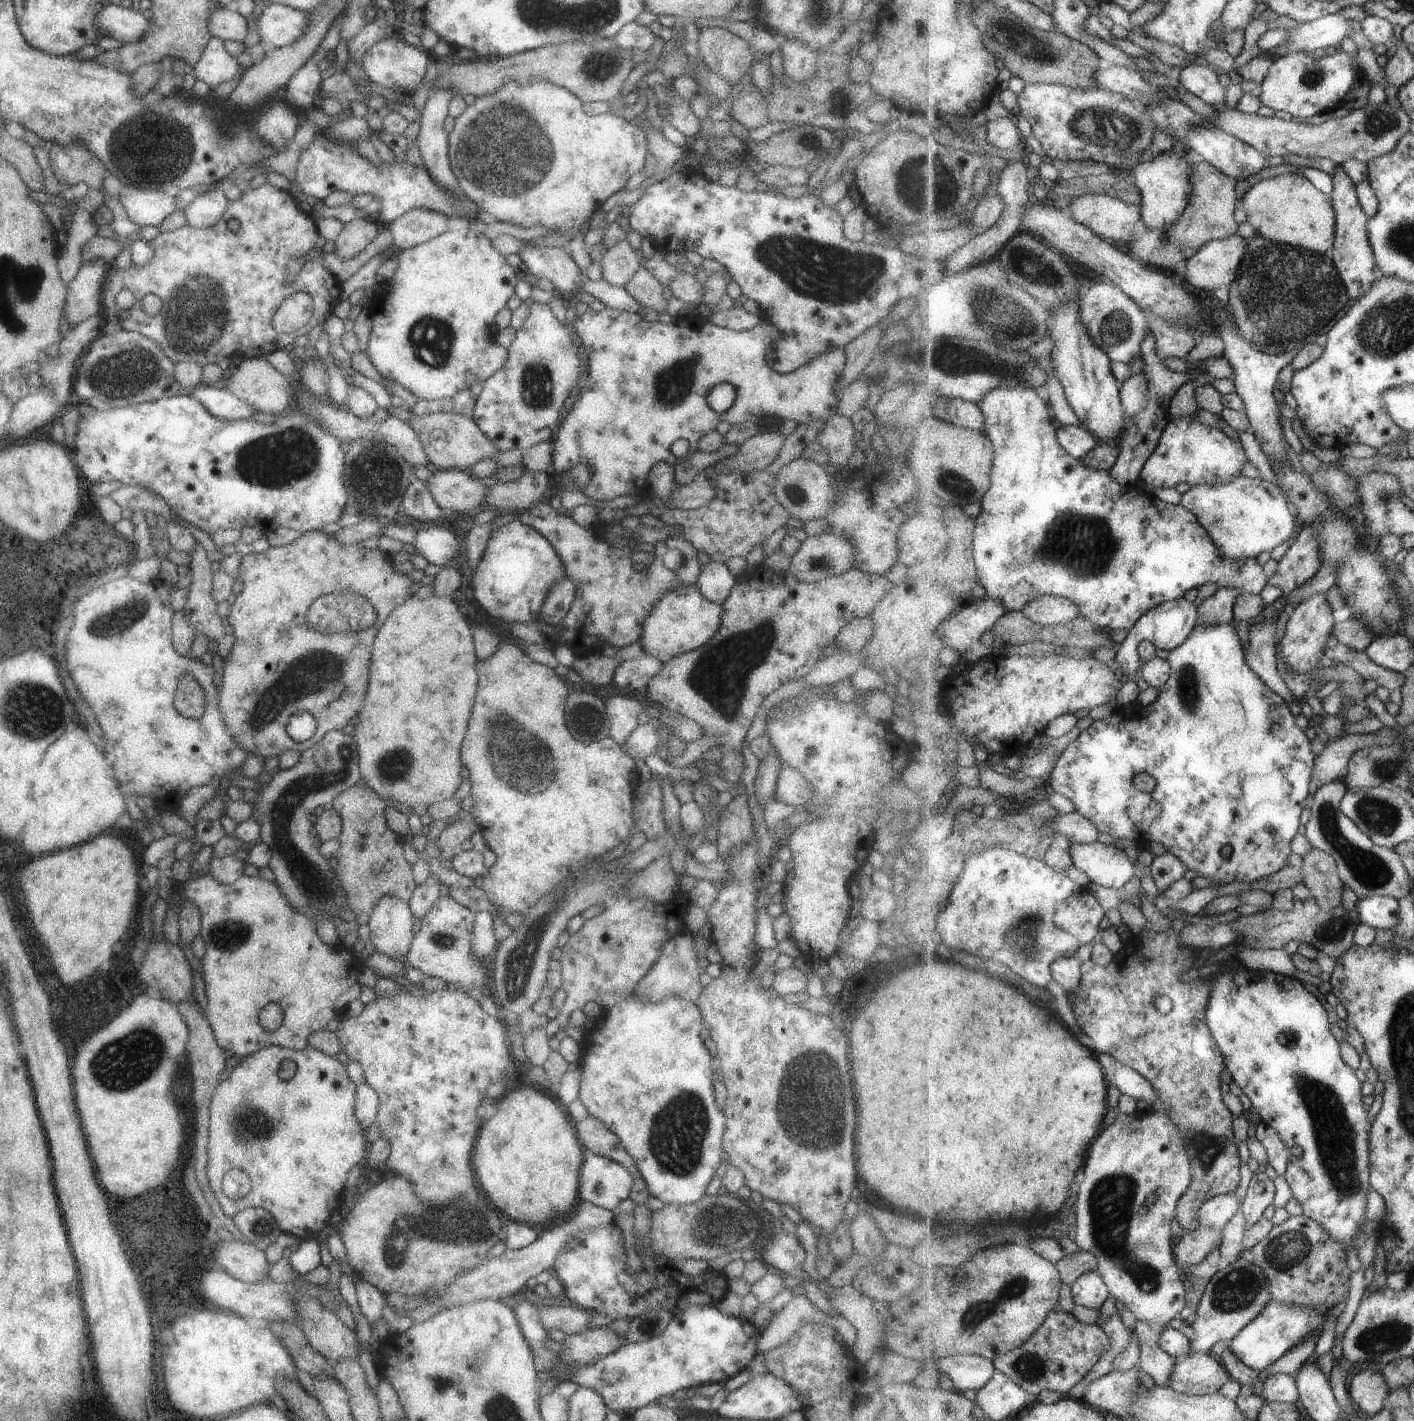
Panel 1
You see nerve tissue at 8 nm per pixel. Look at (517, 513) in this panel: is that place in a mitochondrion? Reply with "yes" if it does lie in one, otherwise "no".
no

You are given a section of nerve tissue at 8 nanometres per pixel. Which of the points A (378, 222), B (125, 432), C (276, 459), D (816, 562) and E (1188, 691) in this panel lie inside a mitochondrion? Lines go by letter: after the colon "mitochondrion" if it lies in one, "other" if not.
A: other
B: other
C: mitochondrion
D: mitochondrion
E: mitochondrion

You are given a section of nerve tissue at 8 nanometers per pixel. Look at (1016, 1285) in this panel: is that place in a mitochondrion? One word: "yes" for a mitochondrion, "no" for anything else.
yes

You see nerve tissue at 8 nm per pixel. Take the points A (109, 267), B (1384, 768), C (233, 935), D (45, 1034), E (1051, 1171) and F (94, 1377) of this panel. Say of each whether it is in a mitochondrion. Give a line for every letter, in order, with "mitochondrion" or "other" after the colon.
A: other
B: mitochondrion
C: mitochondrion
D: mitochondrion
E: other
F: other

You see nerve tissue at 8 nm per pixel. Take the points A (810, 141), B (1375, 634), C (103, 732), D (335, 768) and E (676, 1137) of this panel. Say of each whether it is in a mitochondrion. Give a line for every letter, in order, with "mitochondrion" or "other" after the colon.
A: other
B: other
C: other
D: mitochondrion
E: mitochondrion

